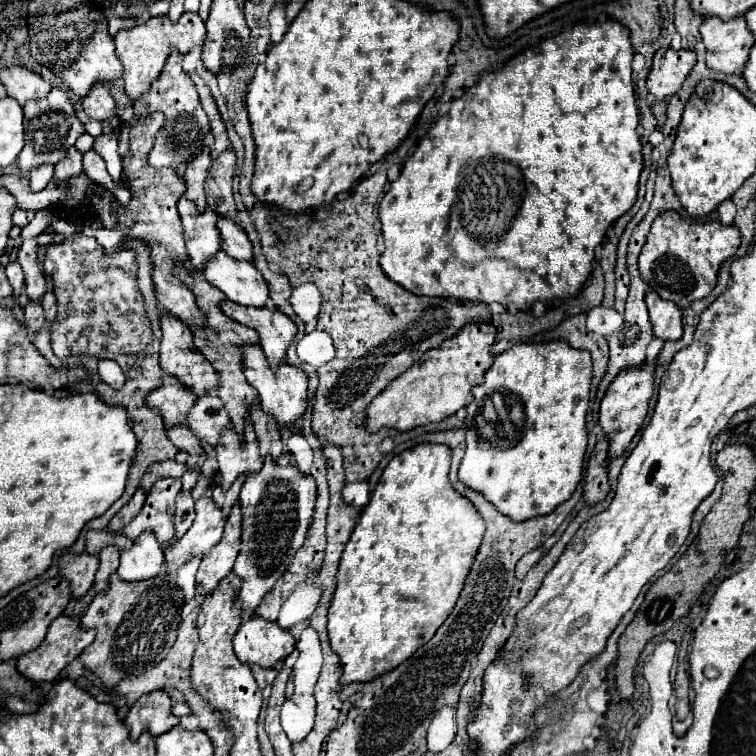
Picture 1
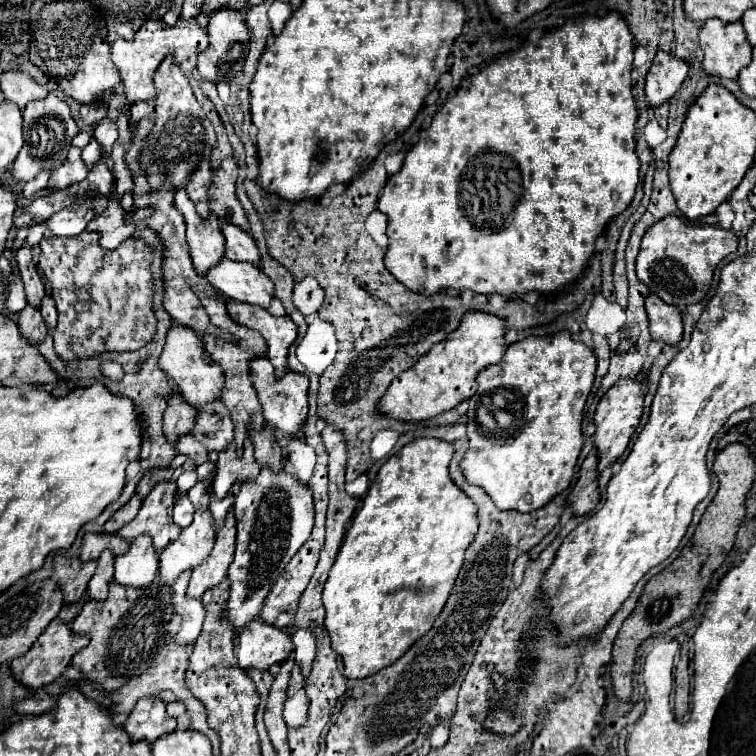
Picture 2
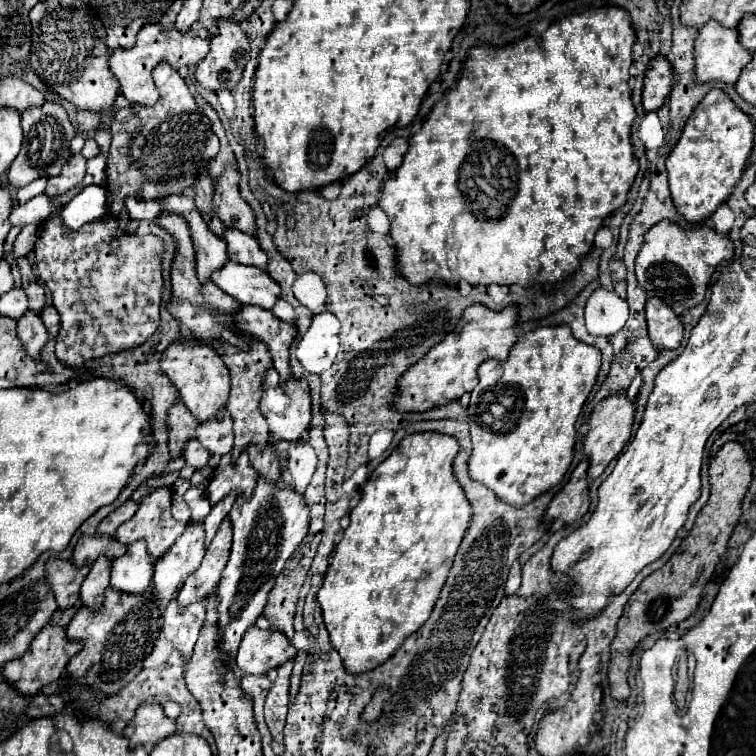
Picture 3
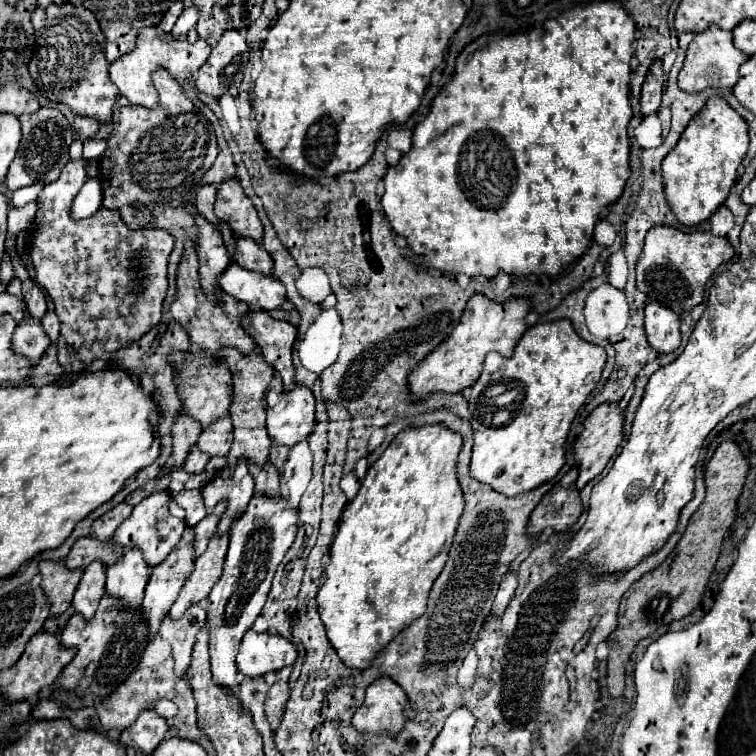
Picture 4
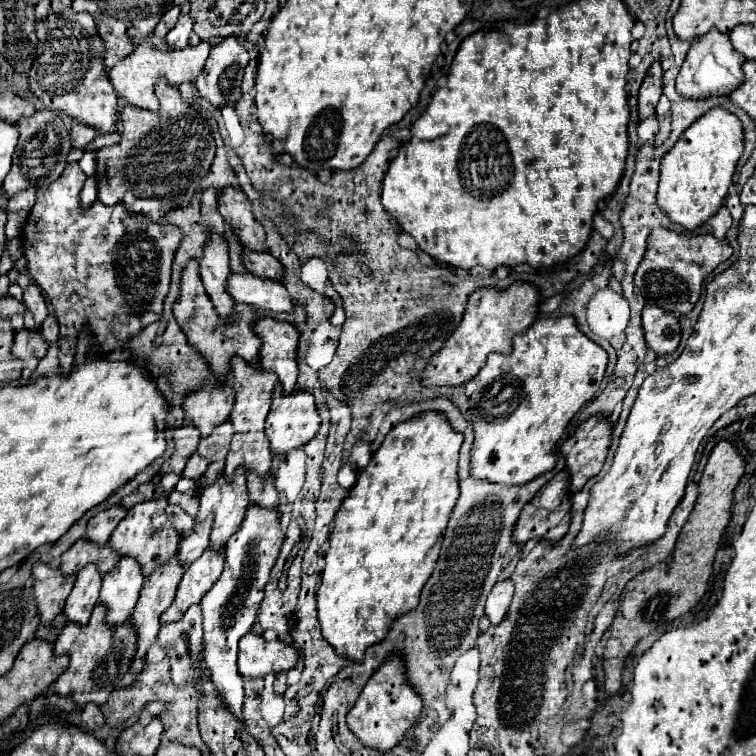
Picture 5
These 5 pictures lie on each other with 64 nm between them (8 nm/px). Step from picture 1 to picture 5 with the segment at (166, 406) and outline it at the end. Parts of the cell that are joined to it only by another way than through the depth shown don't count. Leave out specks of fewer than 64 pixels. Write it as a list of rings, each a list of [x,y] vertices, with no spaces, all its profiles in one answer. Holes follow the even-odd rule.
[[[184,422],[184,426],[180,426],[174,432],[174,454],[170,456],[170,460],[166,460],[160,474],[164,472],[182,474],[188,458],[196,452],[198,442],[200,442],[200,432],[196,430],[196,426],[192,422]]]

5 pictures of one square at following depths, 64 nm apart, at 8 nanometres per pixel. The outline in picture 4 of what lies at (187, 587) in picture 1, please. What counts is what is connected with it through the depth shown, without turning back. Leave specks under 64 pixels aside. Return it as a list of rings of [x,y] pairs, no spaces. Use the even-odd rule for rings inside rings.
[[[192,604],[180,620],[172,620],[168,614],[162,620],[160,636],[172,644],[172,654],[176,660],[176,674],[182,678],[186,678],[196,634],[204,626],[204,622],[206,622],[206,610],[202,604]]]

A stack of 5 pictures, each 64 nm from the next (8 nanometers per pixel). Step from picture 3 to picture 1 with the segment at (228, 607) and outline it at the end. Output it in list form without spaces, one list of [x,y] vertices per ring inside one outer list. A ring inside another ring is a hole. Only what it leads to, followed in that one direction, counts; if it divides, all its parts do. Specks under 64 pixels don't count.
[[[266,458],[260,472],[250,474],[240,492],[242,502],[242,550],[234,564],[234,572],[244,580],[240,602],[244,614],[254,610],[264,594],[286,572],[292,556],[304,544],[308,524],[312,522],[316,502],[316,482],[312,476],[302,474],[296,466],[280,466],[276,460]]]

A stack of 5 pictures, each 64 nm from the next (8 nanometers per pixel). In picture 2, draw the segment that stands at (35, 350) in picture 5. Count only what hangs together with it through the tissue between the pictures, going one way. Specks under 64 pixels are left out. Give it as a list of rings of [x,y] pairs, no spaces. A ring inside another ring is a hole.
[[[26,306],[20,316],[18,316],[18,326],[20,326],[20,332],[32,340],[32,344],[38,344],[44,336],[46,336],[46,324],[42,320],[42,314],[40,314],[40,308],[36,306]]]

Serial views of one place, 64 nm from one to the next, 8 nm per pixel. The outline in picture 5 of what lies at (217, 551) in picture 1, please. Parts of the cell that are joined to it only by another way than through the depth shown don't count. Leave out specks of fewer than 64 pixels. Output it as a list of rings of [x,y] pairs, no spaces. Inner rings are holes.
[[[212,548],[204,550],[204,556],[200,556],[196,562],[192,562],[186,568],[184,578],[180,580],[176,598],[172,606],[162,614],[160,622],[176,622],[184,616],[184,612],[202,600],[202,596],[212,588],[212,584],[220,578],[224,568],[224,550],[214,552]]]

